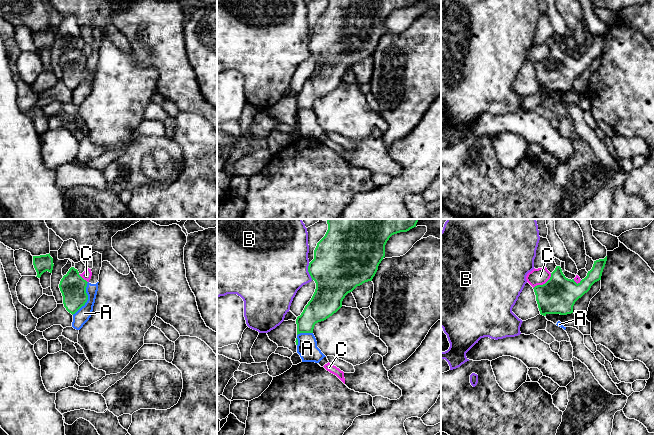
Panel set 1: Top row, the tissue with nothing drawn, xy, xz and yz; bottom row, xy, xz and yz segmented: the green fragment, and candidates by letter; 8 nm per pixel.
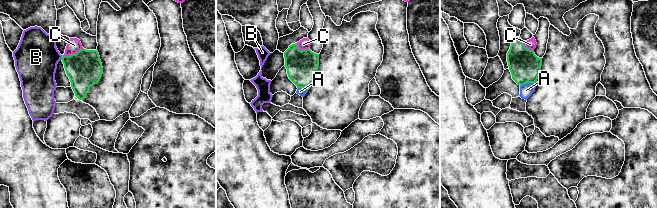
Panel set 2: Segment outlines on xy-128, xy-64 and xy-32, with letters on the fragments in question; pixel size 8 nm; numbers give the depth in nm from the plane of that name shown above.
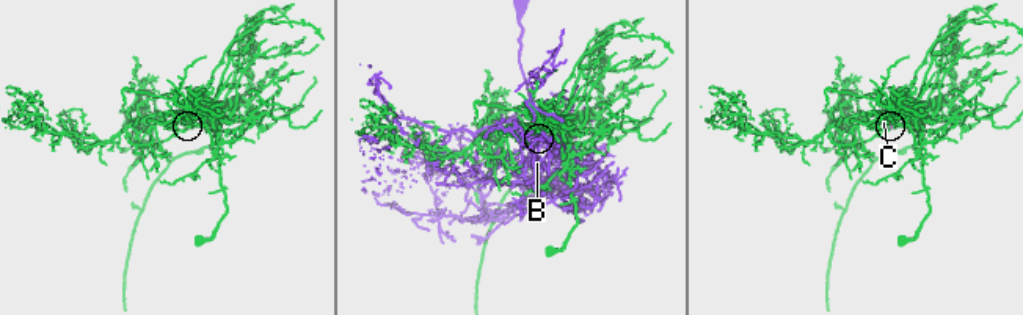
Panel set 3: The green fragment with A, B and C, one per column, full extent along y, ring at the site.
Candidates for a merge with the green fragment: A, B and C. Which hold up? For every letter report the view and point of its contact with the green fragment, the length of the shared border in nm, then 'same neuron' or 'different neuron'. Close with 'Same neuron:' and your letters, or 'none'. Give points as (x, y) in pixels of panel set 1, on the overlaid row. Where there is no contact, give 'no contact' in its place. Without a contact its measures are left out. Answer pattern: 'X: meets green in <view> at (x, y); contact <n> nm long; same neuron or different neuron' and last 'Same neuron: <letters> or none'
A: meets green in xy at (87, 299); contact 300 nm long; different neuron
B: meets green in xz at (308, 271); contact 140 nm long; different neuron
C: meets green in yz at (543, 284); contact 200 nm long; different neuron
Same neuron: none

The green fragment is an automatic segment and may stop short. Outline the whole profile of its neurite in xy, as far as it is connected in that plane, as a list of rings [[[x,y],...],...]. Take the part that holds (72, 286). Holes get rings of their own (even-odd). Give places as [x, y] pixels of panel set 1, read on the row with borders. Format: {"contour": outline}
{"contour": [[[71,267],[60,281],[59,288],[63,296],[64,307],[72,315],[84,306],[88,300],[87,283],[74,267]]]}

